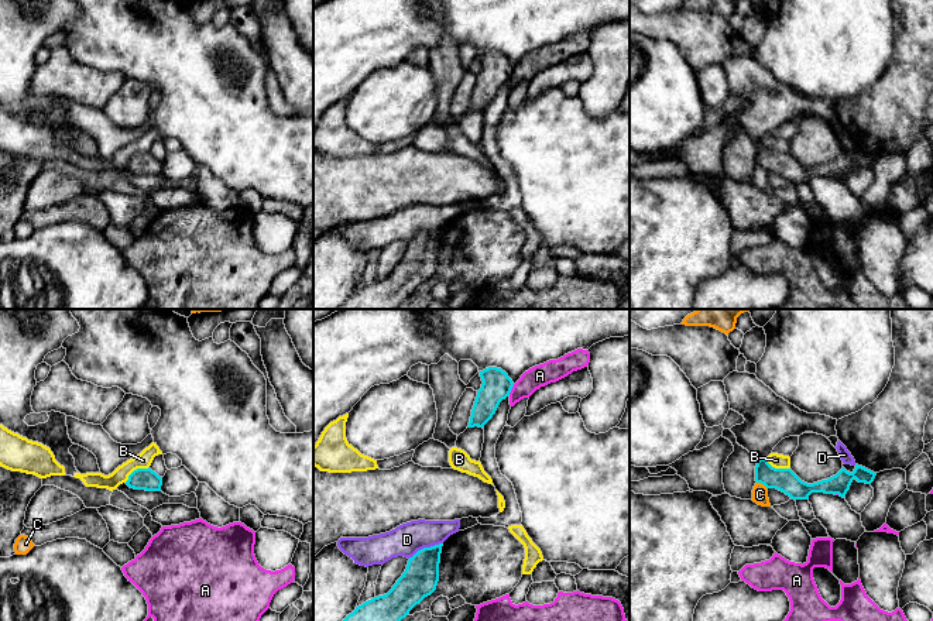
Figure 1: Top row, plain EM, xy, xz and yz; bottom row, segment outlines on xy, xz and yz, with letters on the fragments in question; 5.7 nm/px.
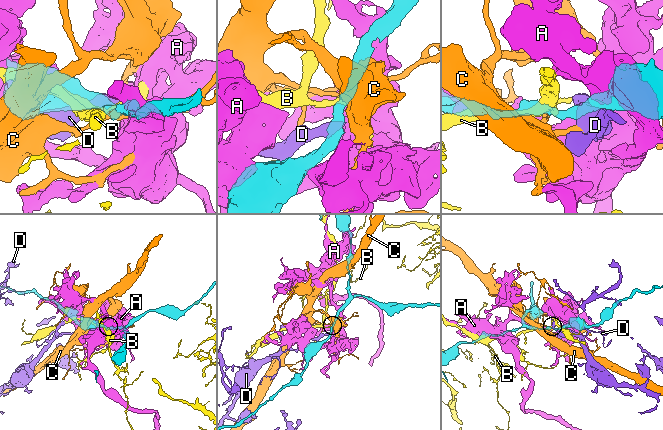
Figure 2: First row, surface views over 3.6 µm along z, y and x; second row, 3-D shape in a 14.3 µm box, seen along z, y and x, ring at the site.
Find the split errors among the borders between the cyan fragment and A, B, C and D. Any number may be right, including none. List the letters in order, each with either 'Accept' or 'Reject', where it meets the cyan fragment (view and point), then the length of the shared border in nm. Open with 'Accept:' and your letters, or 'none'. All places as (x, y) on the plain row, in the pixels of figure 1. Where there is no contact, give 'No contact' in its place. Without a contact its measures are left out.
Accept: none
A: Reject. Touches cyan at xz (511, 72). Shared border 70 nm
B: Reject. Touches cyan at xy (137, 153). Shared border 170 nm
C: Reject. Touches cyan at yz (762, 167). Shared border 80 nm
D: Reject. Touches cyan at xz (425, 232). Shared border 220 nm

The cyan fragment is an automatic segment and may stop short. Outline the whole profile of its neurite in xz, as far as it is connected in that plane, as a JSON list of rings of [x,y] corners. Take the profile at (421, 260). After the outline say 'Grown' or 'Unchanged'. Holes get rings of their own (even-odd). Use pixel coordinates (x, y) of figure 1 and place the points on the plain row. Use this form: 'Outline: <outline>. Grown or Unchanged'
Outline: [[[439,227],[418,234],[387,278],[356,291],[339,309],[397,309],[436,274],[442,230]]]. Unchanged

